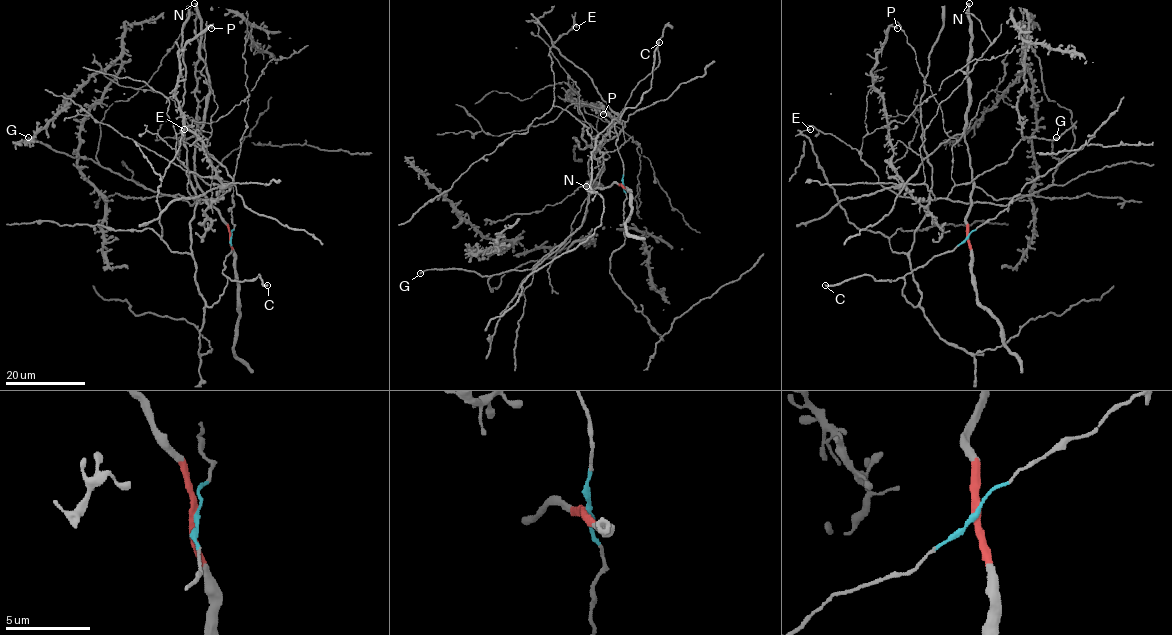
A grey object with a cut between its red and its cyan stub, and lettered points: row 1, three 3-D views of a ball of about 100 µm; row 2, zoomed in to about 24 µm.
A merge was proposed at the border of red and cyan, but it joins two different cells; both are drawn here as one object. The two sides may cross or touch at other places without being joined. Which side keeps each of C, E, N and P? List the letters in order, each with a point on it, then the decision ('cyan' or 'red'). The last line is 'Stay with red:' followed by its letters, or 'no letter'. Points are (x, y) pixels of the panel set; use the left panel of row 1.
C: (267, 285) | cyan
E: (184, 129) | cyan
N: (194, 3) | red
P: (211, 28) | cyan
Stay with red: N

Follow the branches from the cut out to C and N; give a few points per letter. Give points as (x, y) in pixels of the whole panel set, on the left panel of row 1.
C: (230, 237), (231, 252), (224, 261), (223, 273), (237, 281), (254, 280), (259, 275), (262, 283), (268, 285)
N: (230, 237), (229, 226), (196, 178), (195, 144), (209, 83), (194, 3)

